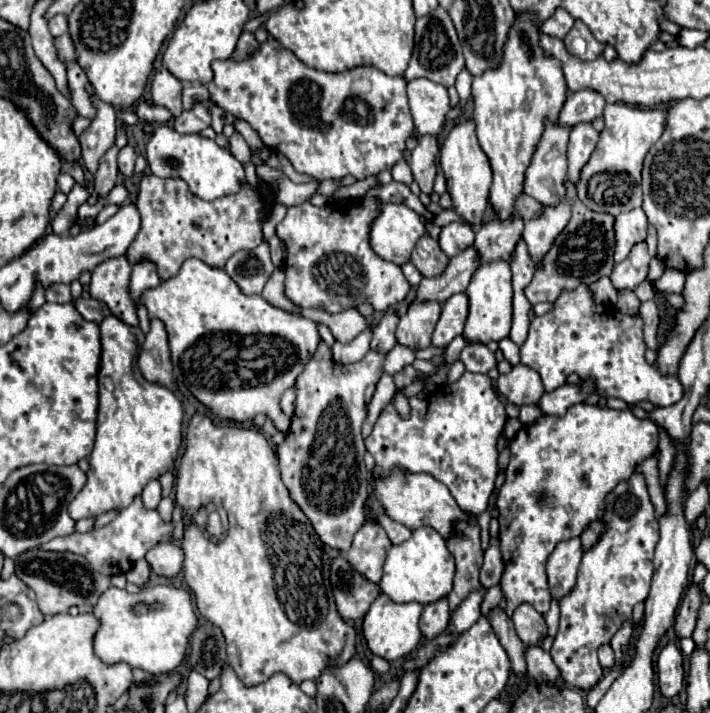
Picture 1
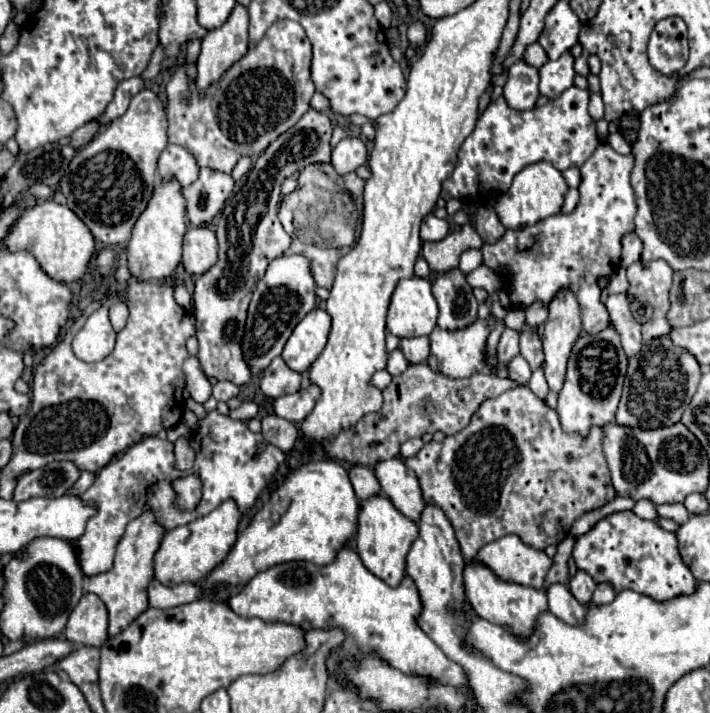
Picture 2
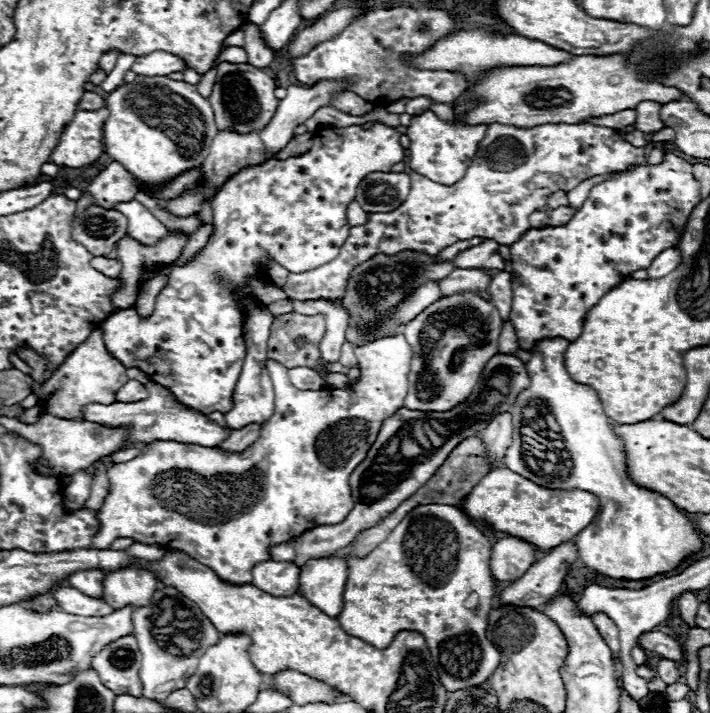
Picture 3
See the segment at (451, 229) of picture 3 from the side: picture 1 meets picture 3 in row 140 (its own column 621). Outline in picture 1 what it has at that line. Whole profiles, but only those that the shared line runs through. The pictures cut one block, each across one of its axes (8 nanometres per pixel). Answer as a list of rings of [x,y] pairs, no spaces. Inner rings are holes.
[[[634,472],[626,482],[620,482],[612,492],[608,492],[608,496],[604,498],[604,514],[600,520],[604,522],[606,530],[600,534],[598,542],[584,552],[578,568],[576,586],[570,590],[570,594],[566,594],[560,600],[560,628],[550,648],[552,660],[558,666],[565,685],[582,690],[590,690],[604,676],[596,650],[612,640],[612,636],[618,632],[624,620],[630,620],[634,604],[646,600],[650,590],[652,556],[660,534],[658,534],[658,520],[654,516],[654,506],[648,496],[648,486],[640,472]]]

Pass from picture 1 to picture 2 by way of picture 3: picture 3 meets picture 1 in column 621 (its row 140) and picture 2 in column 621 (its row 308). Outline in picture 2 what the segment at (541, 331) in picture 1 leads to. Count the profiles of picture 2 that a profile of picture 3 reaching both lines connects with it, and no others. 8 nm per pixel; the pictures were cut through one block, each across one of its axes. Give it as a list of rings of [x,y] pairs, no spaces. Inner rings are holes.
[[[598,146],[582,166],[580,202],[572,214],[556,214],[522,230],[506,230],[496,244],[484,244],[484,264],[506,272],[512,306],[526,308],[540,300],[548,304],[558,290],[572,288],[582,308],[584,332],[598,334],[610,324],[608,312],[600,302],[598,278],[616,272],[620,262],[620,240],[634,230],[636,194],[630,186],[634,166],[632,154],[618,154],[610,146]]]

